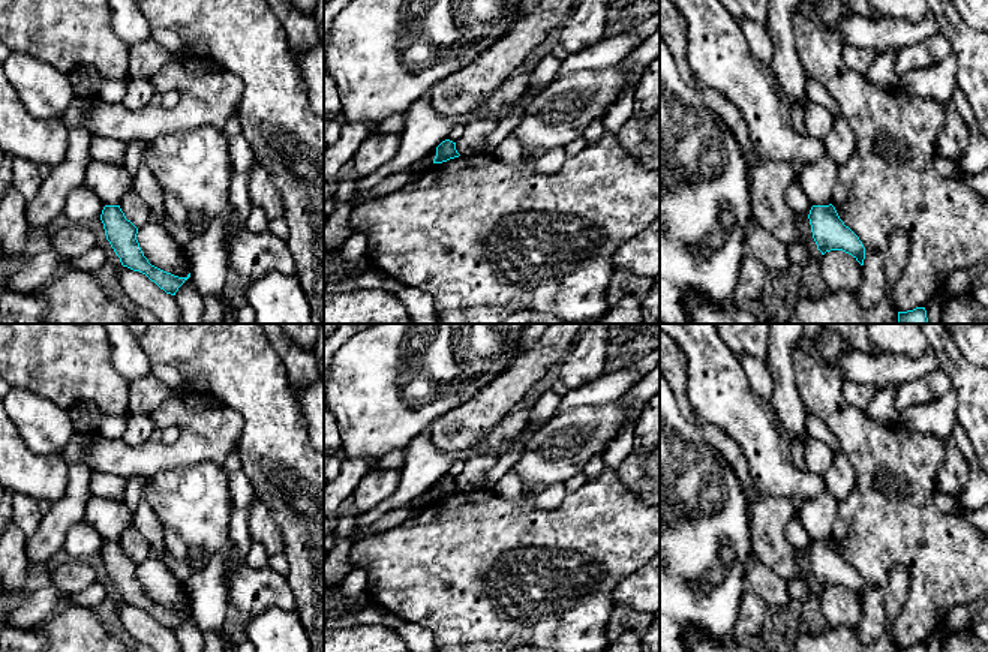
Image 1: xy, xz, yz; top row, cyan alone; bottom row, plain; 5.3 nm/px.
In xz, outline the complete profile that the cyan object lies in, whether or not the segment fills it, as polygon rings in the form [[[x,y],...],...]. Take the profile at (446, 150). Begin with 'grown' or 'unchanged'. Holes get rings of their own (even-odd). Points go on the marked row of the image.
unchanged | [[[445,139],[436,147],[433,163],[442,163],[459,156],[460,154],[456,150],[456,142]]]

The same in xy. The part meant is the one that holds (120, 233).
unchanged | [[[105,205],[100,214],[106,240],[120,258],[123,267],[145,274],[166,294],[175,295],[178,288],[190,277],[178,277],[148,262],[136,240],[138,228],[126,219],[120,205]]]

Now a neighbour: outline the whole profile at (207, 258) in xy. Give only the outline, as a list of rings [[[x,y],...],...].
[[[219,217],[205,220],[205,229],[198,235],[171,220],[168,220],[168,226],[172,237],[186,250],[190,277],[202,298],[222,295],[228,273],[222,220]]]

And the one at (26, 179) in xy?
[[[13,157],[10,187],[25,201],[37,196],[42,181],[37,163],[24,157]]]

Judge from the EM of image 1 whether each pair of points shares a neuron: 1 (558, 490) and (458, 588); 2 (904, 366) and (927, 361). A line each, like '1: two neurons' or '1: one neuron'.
1: two neurons
2: one neuron

